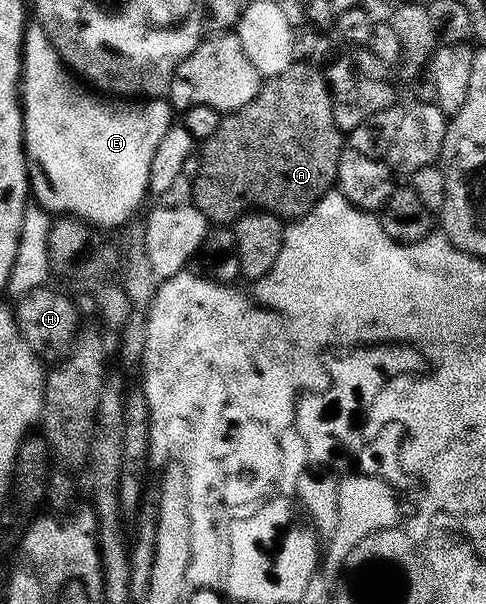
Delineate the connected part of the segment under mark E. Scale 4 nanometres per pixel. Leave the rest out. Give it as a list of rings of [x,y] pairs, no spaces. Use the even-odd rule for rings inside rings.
[[[28,25],[23,35],[21,105],[31,194],[37,205],[51,216],[77,218],[100,231],[123,228],[149,198],[153,156],[157,156],[161,140],[171,131],[173,107],[167,100],[112,100],[78,84],[83,85],[63,62],[43,27]]]

